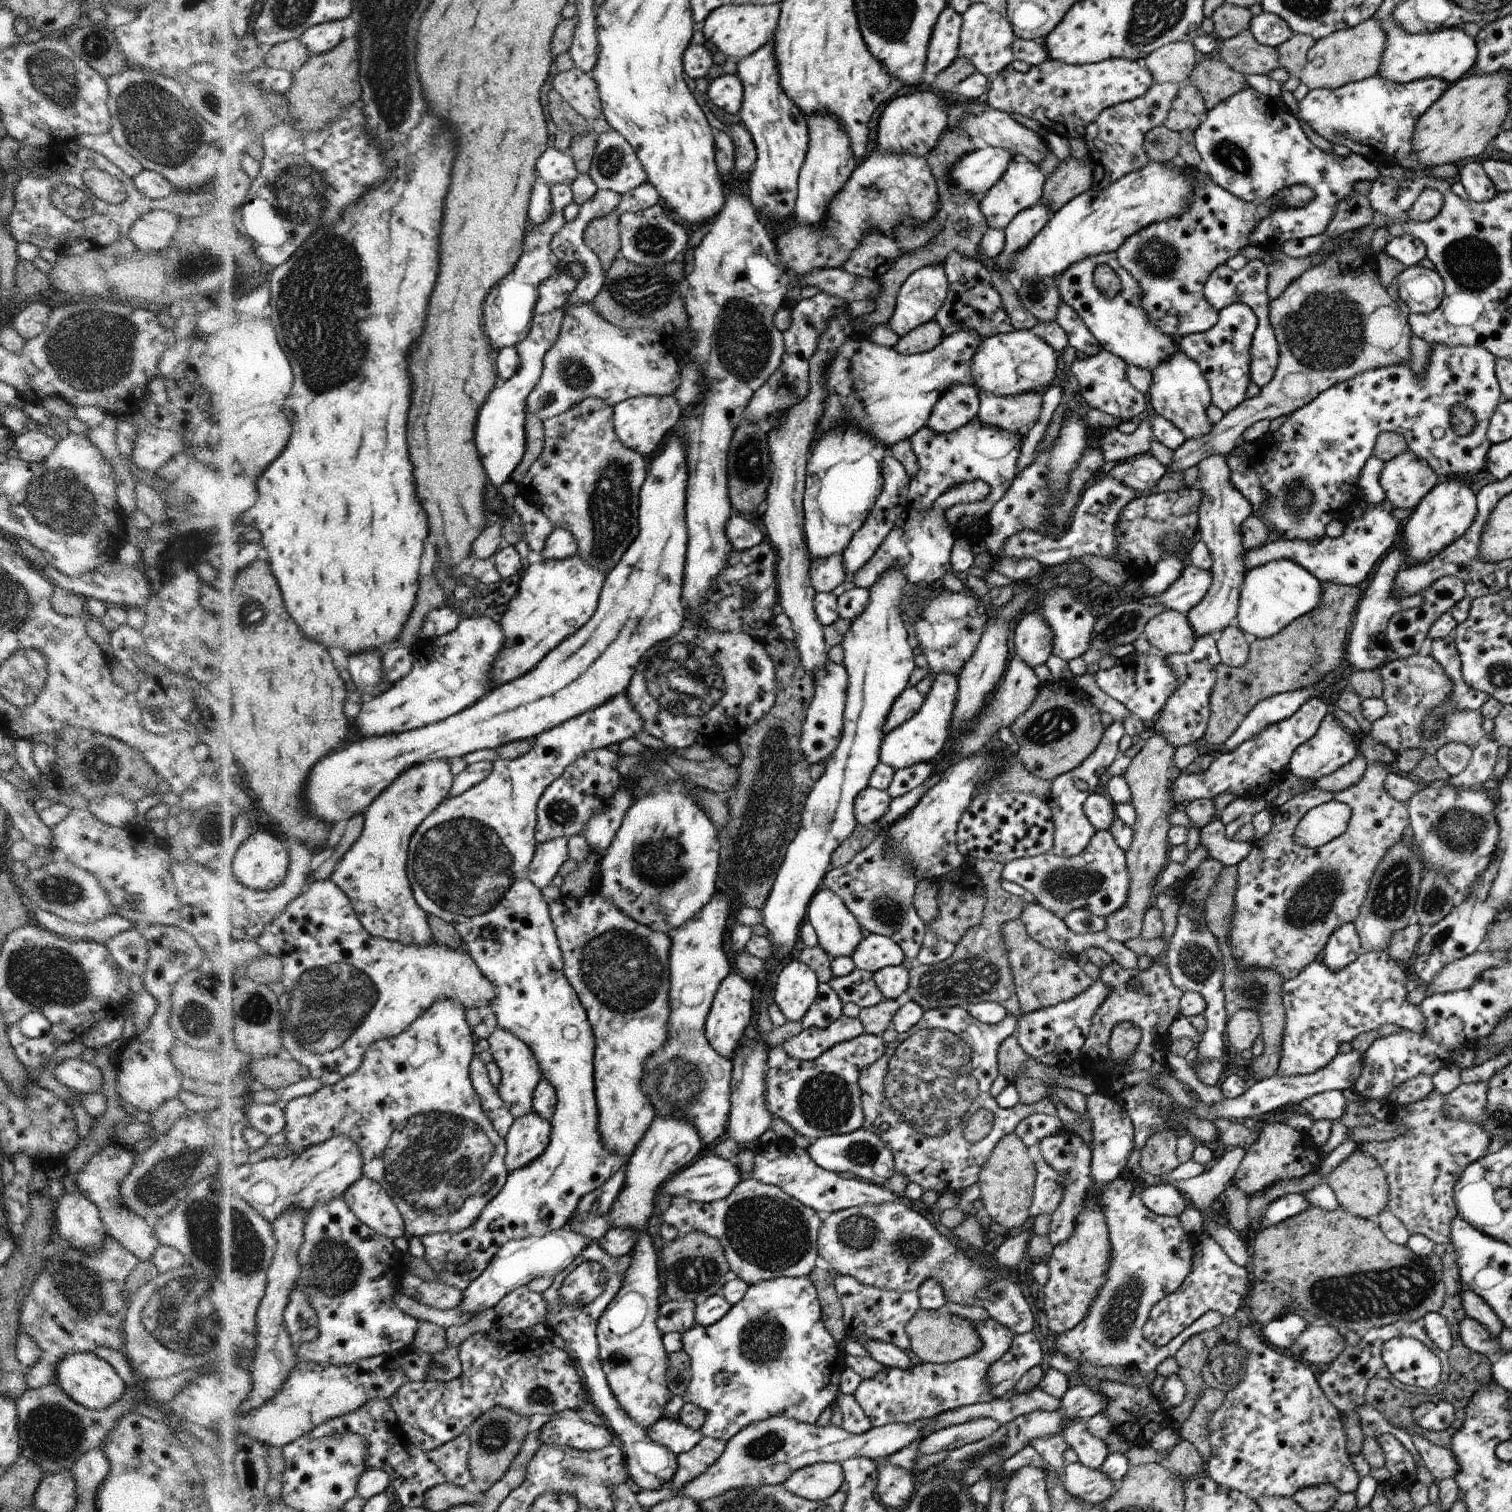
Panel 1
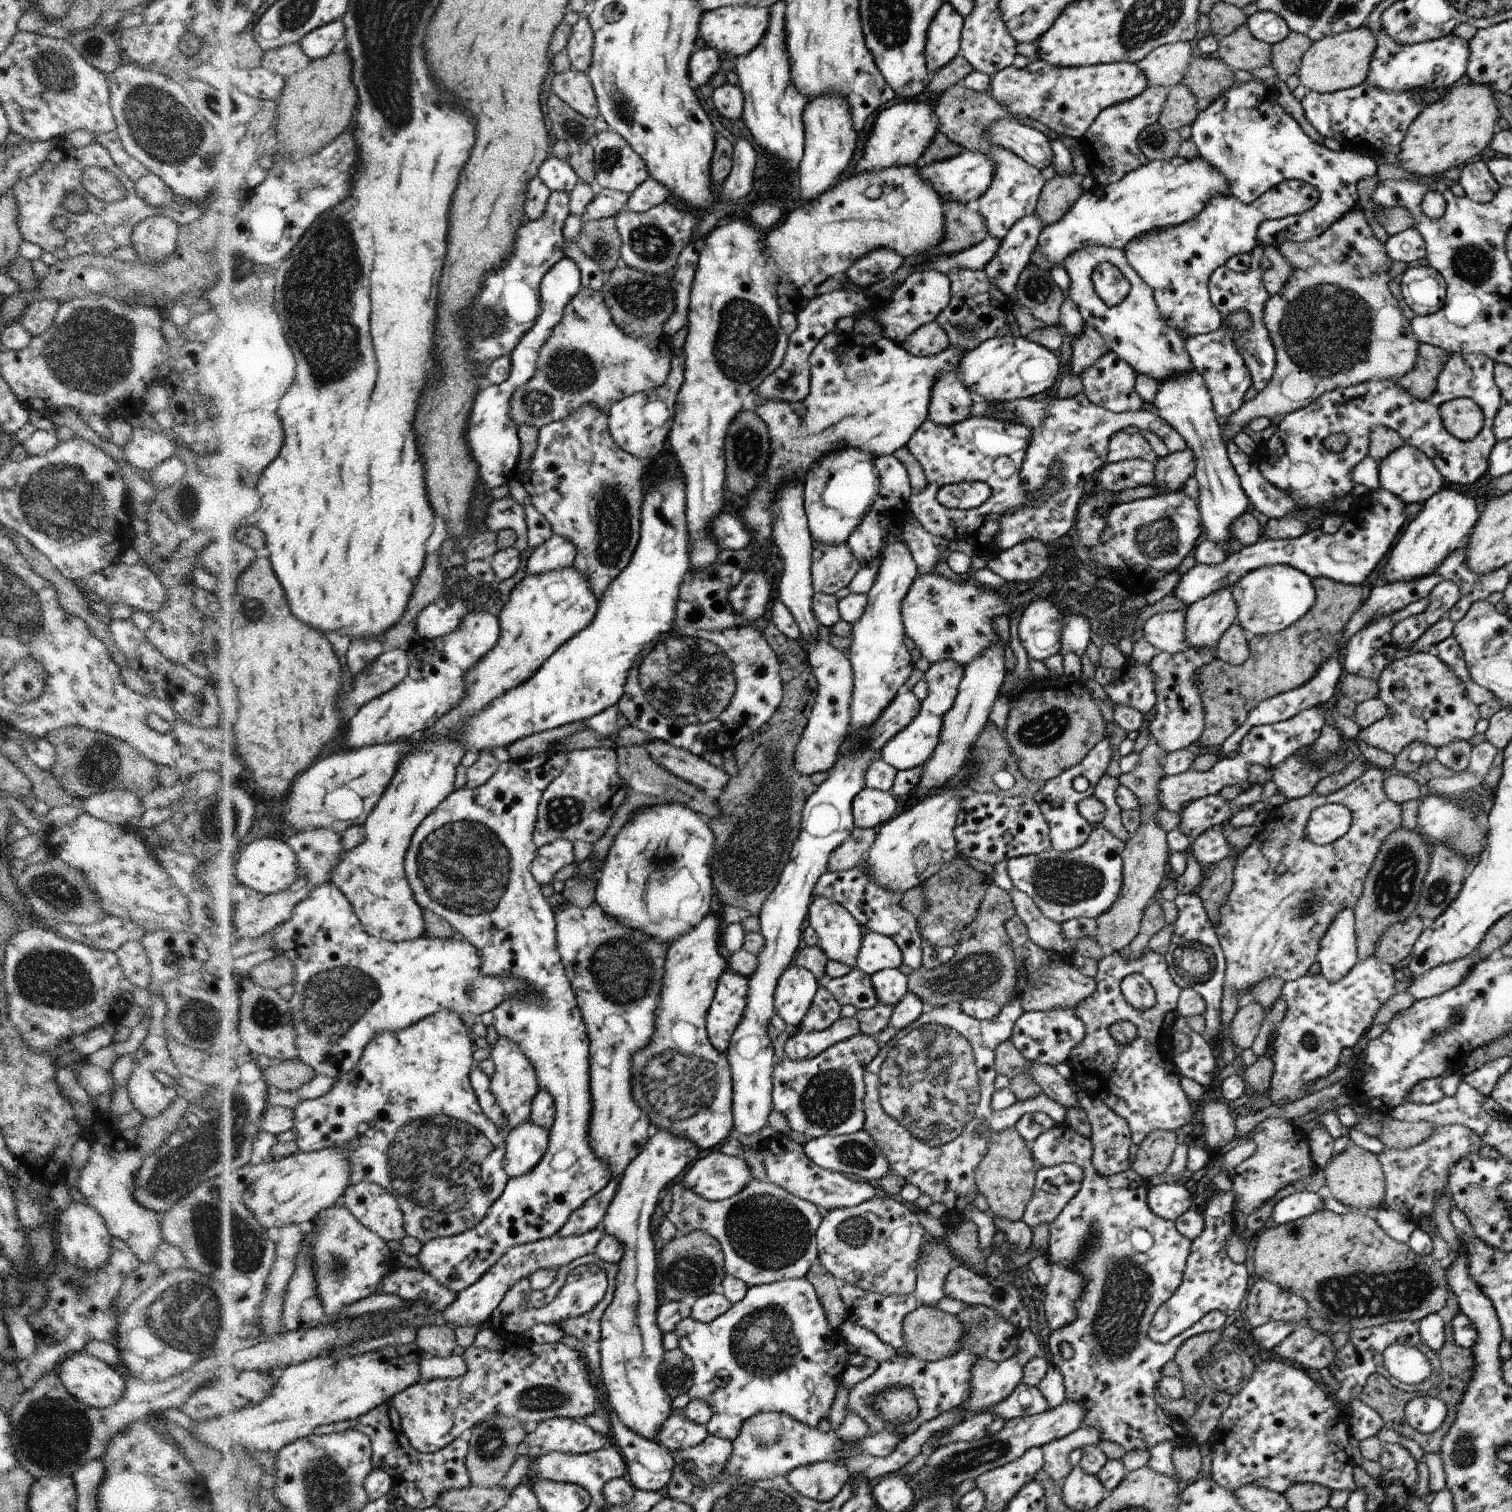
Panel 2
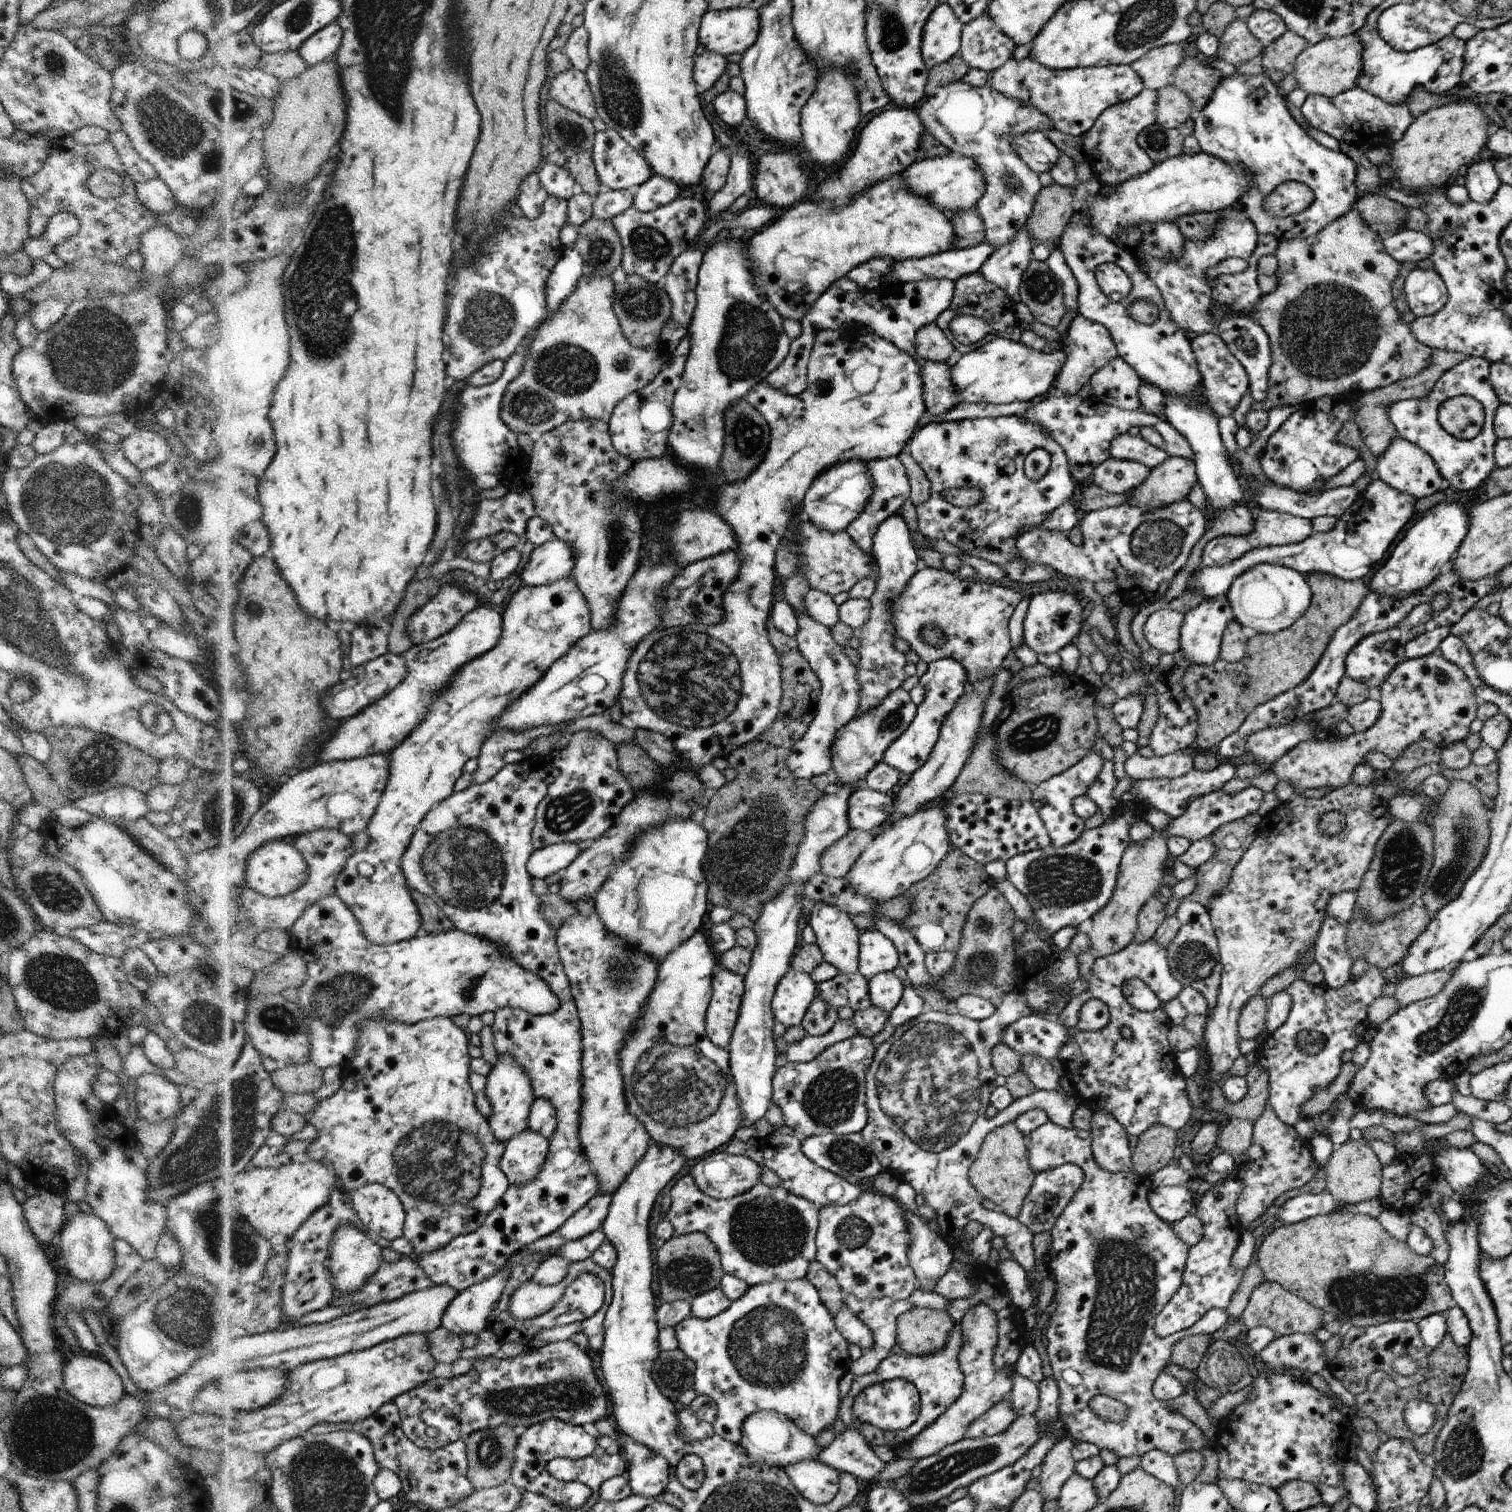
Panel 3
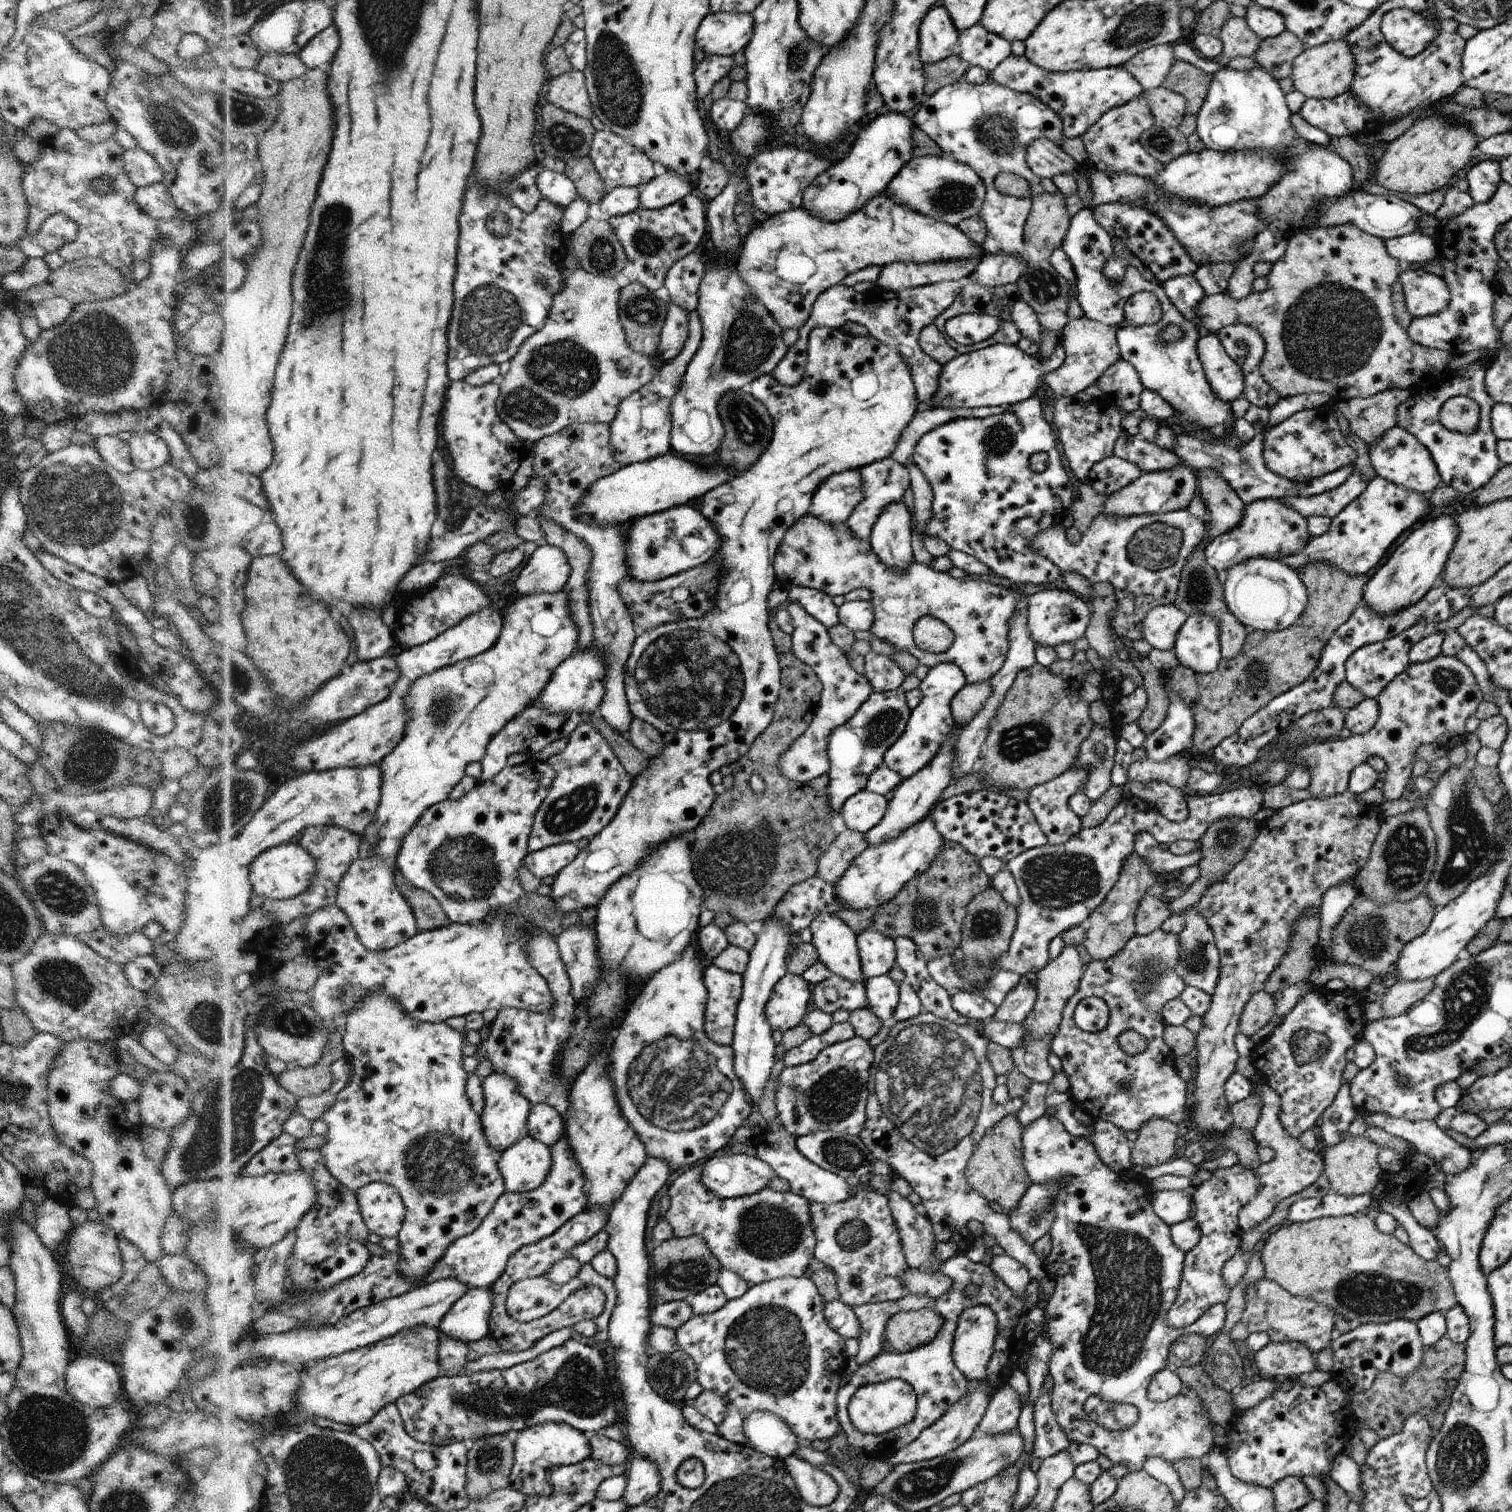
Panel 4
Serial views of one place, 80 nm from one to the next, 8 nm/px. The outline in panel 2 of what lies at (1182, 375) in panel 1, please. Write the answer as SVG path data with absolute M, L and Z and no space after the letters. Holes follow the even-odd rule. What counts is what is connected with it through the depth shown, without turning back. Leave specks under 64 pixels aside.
M1195 368L1192 373L1182 377L1162 381L1152 409L1166 419L1182 438L1185 438L1196 458L1197 464L1193 476L1199 482L1198 503L1202 514L1202 528L1204 528L1202 539L1210 539L1219 545L1234 542L1231 526L1242 513L1250 510L1251 506L1241 480L1228 459L1227 444L1223 439L1221 426L1216 421L1217 413L1213 409L1212 395L1205 385L1205 379L1196 372ZM1231 588L1214 591L1186 610L1185 637L1190 648L1215 652L1225 630L1236 624L1237 602Z

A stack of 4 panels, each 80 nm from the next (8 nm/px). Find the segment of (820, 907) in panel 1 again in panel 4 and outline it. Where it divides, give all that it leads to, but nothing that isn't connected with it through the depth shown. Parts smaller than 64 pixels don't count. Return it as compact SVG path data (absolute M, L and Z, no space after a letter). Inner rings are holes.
M828 913L819 914L809 926L811 943L816 947L820 962L834 975L849 981L866 982L861 965L857 934L842 920Z

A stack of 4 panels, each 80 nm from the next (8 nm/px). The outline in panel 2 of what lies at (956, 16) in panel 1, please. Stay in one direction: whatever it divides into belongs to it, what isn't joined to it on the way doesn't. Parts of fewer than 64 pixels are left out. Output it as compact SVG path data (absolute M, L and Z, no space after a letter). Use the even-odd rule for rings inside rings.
M950 3L936 11L928 30L928 44L925 46L925 61L930 74L944 68L961 50L961 33L964 18Z

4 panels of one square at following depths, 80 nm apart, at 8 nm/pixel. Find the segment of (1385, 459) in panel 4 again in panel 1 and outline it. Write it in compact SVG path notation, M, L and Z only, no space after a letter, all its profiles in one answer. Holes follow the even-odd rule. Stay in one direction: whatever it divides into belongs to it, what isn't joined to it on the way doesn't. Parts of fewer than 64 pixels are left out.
M1410 449L1384 463L1379 483L1395 508L1414 510L1420 501L1440 482L1434 469Z

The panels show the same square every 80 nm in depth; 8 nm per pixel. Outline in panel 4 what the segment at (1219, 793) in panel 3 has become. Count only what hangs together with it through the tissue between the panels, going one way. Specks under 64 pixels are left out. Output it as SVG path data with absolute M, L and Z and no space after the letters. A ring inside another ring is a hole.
M1254 786L1206 796L1188 794L1185 796L1188 818L1175 823L1136 795L1124 793L1116 806L1105 813L1103 822L1098 826L1082 827L1064 844L1046 843L1021 852L1006 863L1006 868L1015 878L1022 903L1017 906L1017 925L1009 949L997 958L995 968L1012 971L1018 976L1037 973L1044 968L1049 963L1049 942L1062 931L1088 918L1112 892L1125 861L1135 852L1139 833L1150 832L1160 844L1177 840L1198 843L1216 820L1222 817L1248 818L1256 814L1263 806L1262 794L1263 791Z

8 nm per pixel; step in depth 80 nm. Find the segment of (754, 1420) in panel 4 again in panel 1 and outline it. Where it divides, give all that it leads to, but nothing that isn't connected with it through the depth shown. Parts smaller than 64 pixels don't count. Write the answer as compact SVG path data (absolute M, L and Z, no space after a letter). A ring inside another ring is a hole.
M784 1415L768 1417L745 1426L740 1433L729 1438L725 1452L719 1460L706 1469L703 1475L696 1477L682 1489L676 1489L670 1482L656 1490L641 1489L636 1493L636 1498L644 1508L649 1510L655 1504L672 1497L684 1496L699 1502L734 1488L783 1483L799 1468L816 1463L841 1463L854 1457L873 1458L874 1461L883 1460L920 1438L923 1430L934 1421L935 1418L916 1421L909 1425L900 1423L870 1427L861 1435L855 1435L845 1431L841 1426L820 1427L815 1424L801 1423Z

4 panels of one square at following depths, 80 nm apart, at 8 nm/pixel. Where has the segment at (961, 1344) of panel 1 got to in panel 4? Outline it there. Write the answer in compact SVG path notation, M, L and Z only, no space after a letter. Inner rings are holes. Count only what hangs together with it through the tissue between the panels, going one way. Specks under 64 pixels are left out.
M932 1306L915 1311L898 1311L888 1319L885 1326L885 1340L892 1344L895 1351L905 1353L916 1349L918 1345L932 1342L940 1333L942 1325L944 1325L944 1319Z

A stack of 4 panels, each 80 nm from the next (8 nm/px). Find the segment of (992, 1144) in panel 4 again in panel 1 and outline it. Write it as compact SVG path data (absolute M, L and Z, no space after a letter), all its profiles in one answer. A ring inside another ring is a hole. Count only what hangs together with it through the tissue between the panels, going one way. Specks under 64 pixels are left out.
M1015 1132L1006 1134L994 1147L993 1154L983 1166L977 1182L985 1206L983 1213L990 1216L996 1224L1005 1226L1008 1233L1020 1230L1030 1218L1033 1193L1036 1191L1036 1178L1036 1164L1028 1154L1025 1141Z

